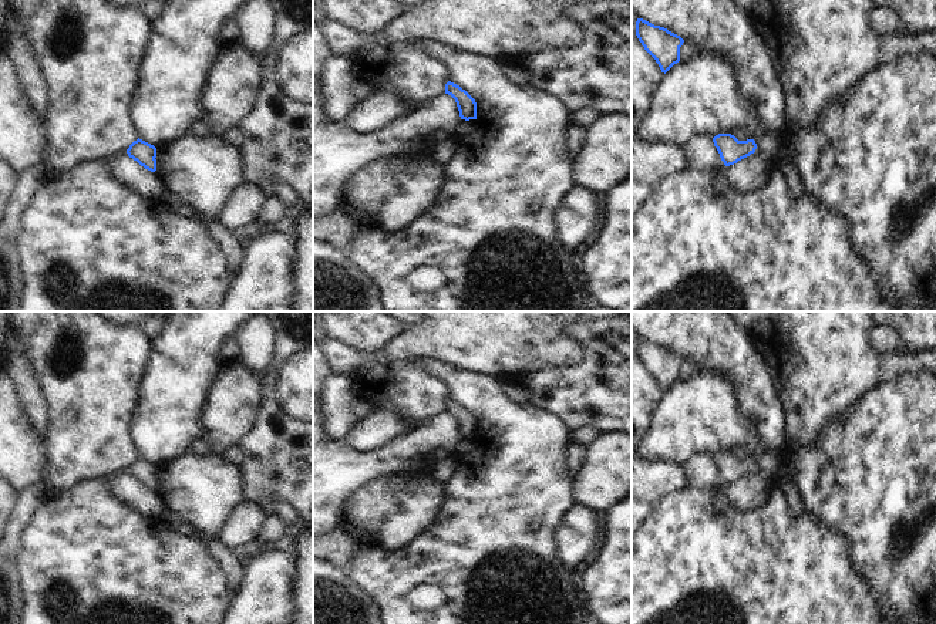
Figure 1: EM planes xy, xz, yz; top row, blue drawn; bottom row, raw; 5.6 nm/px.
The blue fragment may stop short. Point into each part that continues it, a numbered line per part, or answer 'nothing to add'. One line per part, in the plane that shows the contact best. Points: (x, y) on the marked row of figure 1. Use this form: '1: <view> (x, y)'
nothing to add.

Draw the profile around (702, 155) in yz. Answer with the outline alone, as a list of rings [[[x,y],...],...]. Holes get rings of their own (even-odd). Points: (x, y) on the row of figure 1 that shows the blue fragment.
[[[696,135],[684,146],[688,171],[721,169],[725,165],[720,158],[714,142],[708,136]]]

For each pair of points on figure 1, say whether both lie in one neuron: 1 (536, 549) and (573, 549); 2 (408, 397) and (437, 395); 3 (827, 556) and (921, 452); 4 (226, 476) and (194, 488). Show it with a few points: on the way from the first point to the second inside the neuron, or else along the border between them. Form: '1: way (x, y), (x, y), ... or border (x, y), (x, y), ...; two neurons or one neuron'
1: border (564, 516), (555, 532), (555, 555), (571, 570); two neurons
2: way (416, 395), (430, 395); one neuron
3: border (817, 518), (847, 540), (849, 560), (857, 569); two neurons
4: way (218, 482), (211, 488), (202, 488); one neuron

